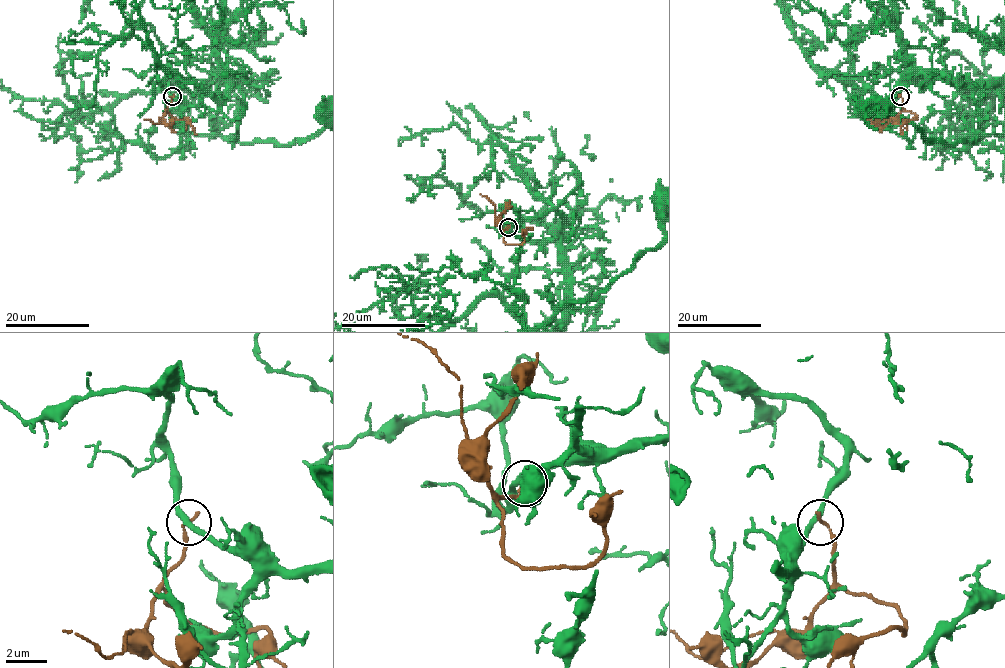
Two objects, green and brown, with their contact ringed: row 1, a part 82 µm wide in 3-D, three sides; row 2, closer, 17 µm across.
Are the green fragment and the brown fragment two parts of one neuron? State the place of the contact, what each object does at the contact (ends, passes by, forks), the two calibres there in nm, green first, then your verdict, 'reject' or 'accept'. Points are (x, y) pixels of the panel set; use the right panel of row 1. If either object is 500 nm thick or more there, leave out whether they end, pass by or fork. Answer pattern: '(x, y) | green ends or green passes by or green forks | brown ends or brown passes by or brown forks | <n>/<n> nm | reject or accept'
(900, 96) | green passes by | brown ends | 300/170 nm | reject

